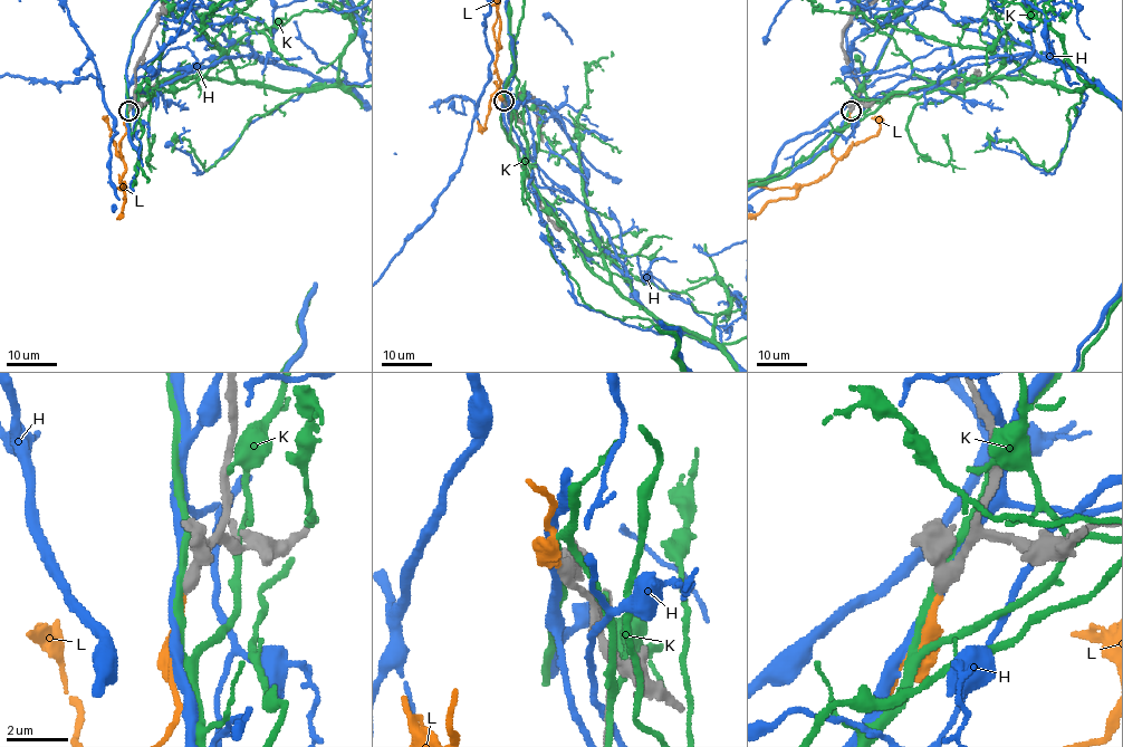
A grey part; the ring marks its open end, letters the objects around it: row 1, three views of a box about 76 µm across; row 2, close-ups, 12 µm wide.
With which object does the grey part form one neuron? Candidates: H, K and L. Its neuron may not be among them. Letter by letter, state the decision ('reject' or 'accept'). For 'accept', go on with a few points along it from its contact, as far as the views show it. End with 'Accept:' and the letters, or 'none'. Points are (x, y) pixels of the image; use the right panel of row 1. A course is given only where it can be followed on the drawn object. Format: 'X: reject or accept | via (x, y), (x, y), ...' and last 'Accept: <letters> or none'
H: reject
K: reject
L: reject
Accept: none

